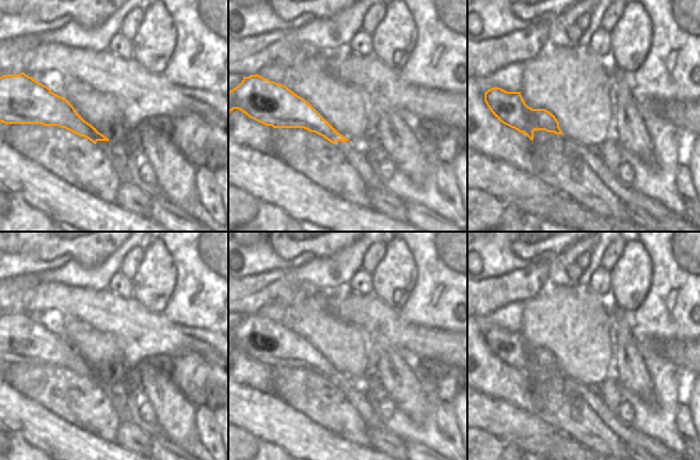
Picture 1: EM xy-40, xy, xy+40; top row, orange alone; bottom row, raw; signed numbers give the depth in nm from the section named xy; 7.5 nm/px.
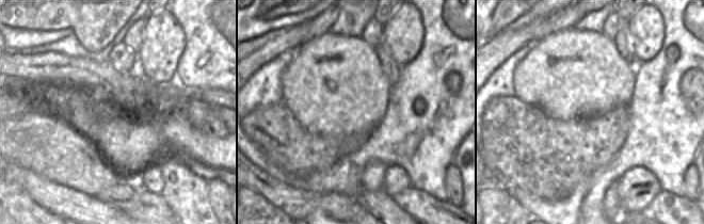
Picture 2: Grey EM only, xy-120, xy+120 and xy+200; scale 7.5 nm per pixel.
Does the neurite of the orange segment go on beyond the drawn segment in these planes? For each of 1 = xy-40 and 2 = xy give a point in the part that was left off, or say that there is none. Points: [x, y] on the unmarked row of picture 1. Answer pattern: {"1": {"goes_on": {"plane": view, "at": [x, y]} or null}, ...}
{"1": {"goes_on": {"plane": "xy-40", "at": [118, 397]}}, "2": {"goes_on": {"plane": "xy", "at": [354, 393]}}}

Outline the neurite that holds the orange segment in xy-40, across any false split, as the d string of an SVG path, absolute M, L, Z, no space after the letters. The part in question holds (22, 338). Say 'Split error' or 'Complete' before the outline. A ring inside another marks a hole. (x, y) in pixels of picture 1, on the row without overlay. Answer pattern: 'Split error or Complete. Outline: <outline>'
Split error. Outline: M25 312L0 316L0 361L59 365L96 383L110 398L122 421L130 421L128 394L89 363L65 337Z

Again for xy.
Split error. Outline: M259 314L243 316L243 319L228 331L228 353L238 348L249 356L273 367L304 367L315 371L331 382L346 396L354 410L361 415L367 427L381 429L380 423L384 422L380 415L380 406L375 409L369 402L369 397L363 390L363 384L355 384L340 374L307 339L298 335L286 324L270 320Z

